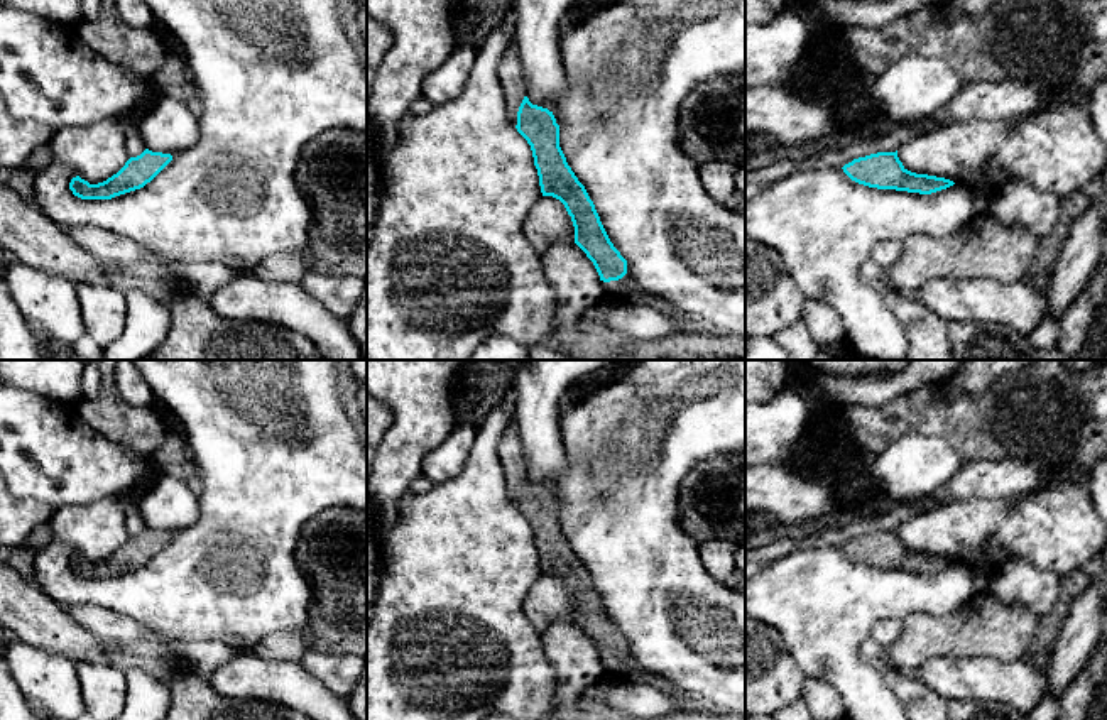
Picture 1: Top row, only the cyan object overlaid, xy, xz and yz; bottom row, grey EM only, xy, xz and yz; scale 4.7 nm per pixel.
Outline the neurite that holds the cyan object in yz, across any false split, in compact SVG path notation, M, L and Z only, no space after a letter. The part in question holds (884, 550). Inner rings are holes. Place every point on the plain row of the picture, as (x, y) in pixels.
M897 529L859 536L845 543L842 548L852 559L877 568L931 573L955 563L945 556L908 549L899 539Z

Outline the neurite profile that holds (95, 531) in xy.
M118 499L56 509L47 527L52 539L73 548L90 563L106 559L130 537Z

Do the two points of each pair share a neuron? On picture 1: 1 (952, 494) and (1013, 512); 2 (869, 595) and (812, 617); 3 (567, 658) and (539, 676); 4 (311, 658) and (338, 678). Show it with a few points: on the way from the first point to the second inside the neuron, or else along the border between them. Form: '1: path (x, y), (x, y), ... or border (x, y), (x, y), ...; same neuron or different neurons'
1: border (1006, 497), (967, 497), (940, 504), (935, 509); different neurons
2: path (856, 595), (825, 604); same neuron
3: border (541, 636), (545, 656), (555, 673), (555, 702); different neurons
4: path (318, 665), (332, 671); same neuron

